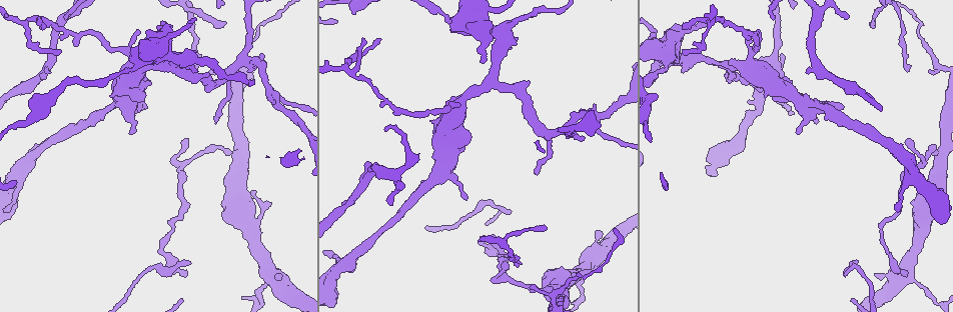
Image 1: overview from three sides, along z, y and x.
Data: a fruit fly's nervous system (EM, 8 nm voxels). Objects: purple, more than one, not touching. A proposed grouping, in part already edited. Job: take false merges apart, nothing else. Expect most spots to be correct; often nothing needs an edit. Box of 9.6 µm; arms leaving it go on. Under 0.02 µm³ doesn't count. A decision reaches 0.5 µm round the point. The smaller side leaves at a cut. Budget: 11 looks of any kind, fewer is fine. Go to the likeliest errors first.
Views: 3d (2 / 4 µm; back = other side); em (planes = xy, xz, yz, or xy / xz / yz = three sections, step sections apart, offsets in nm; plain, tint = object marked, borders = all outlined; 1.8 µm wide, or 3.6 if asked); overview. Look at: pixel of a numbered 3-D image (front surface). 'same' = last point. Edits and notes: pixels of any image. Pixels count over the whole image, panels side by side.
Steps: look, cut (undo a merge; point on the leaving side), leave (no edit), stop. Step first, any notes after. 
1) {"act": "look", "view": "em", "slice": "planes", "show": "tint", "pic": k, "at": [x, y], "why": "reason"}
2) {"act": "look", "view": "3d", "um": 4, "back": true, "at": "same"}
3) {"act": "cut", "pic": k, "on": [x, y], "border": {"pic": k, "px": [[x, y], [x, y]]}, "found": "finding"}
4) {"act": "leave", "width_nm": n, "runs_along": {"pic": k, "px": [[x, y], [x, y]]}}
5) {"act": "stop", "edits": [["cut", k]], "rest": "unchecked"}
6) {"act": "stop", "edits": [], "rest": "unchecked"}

{"act": "look", "view": "3d", "um": 4, "pic": 1, "at": [24, 22], "why": "arms part here"}

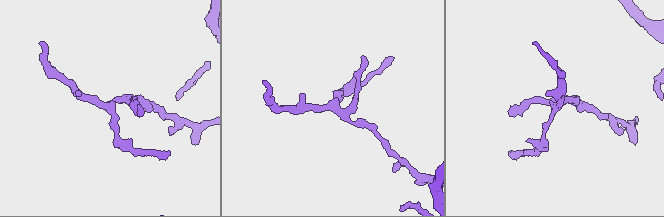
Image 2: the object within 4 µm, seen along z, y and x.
{"act": "look", "view": "em", "slice": "planes", "show": "tint", "pic": 2, "at": [335, 105]}

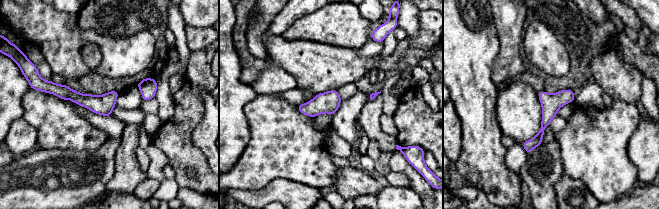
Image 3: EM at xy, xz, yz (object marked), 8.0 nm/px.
{"act": "leave", "runs_along": {"pic": 3, "px": [[569, 92], [549, 111], [528, 149]]}, "found": "one neuron here"}

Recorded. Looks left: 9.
{"act": "look", "view": "3d", "um": 2, "back": true, "pic": 1, "at": [123, 105], "why": "branch point"}

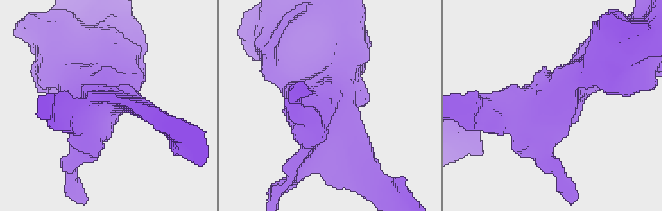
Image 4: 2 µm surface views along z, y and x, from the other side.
{"act": "look", "view": "em", "slice": "xy", "step": 16, "show": "tint", "pic": 4, "at": [543, 95], "why": "need the tissue"}

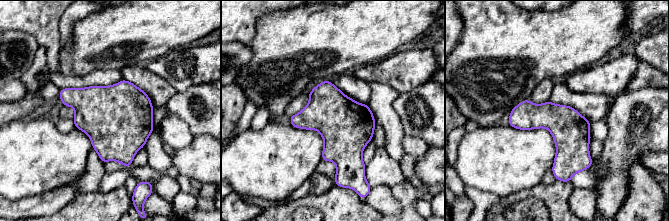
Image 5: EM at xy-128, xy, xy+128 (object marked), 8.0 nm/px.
{"act": "look", "view": "em", "slice": "planes", "show": "tint", "at": "same"}

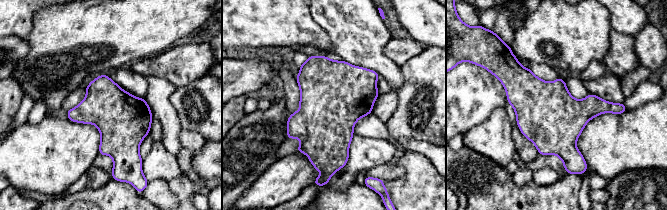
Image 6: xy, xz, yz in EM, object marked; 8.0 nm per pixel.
{"act": "leave", "width_nm": 420, "found": "continuous, no second neuron"}

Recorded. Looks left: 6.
{"act": "look", "view": "em", "slice": "xz", "step": 16, "show": "tint", "pic": 1, "at": [588, 110]}

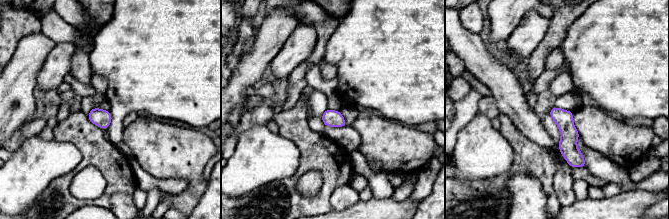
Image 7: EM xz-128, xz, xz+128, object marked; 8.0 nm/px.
{"act": "look", "view": "em", "slice": "planes", "show": "borders", "at": "same", "why": "another direction"}

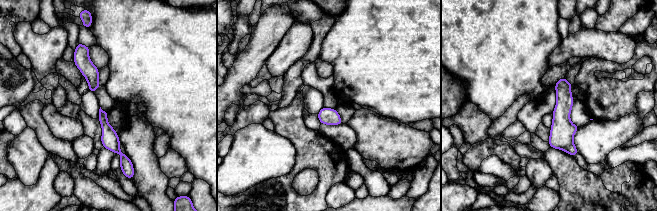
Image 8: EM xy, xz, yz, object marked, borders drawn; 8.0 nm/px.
{"act": "leave", "runs_along": {"pic": 8, "px": [[562, 81], [563, 140], [573, 153]]}, "found": "one neuron here"}

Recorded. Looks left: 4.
{"act": "look", "view": "em", "um": 3.6, "slice": "planes", "show": "tint", "pic": 1, "at": [126, 50], "why": "thick turns thin"}

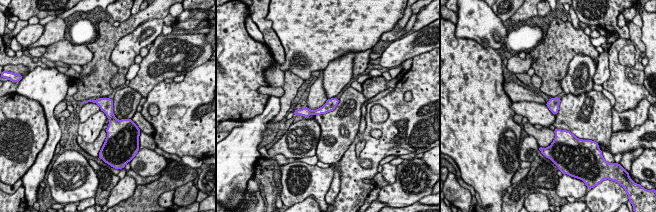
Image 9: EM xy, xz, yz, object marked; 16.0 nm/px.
{"act": "leave", "found": "continuous, no second neuron"}

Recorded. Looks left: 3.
{"act": "stop", "edits": [], "rest": "unchecked"}

